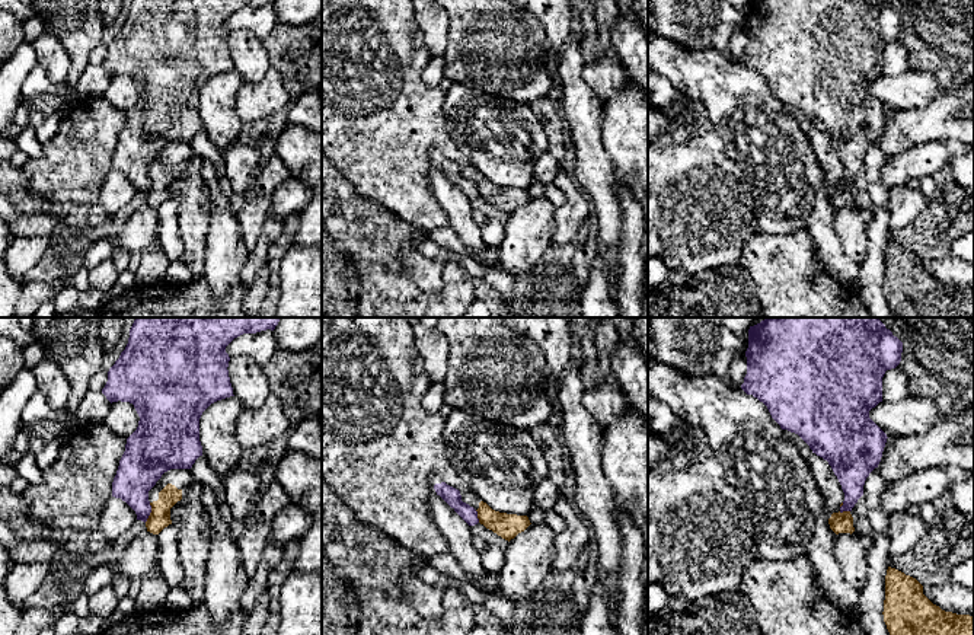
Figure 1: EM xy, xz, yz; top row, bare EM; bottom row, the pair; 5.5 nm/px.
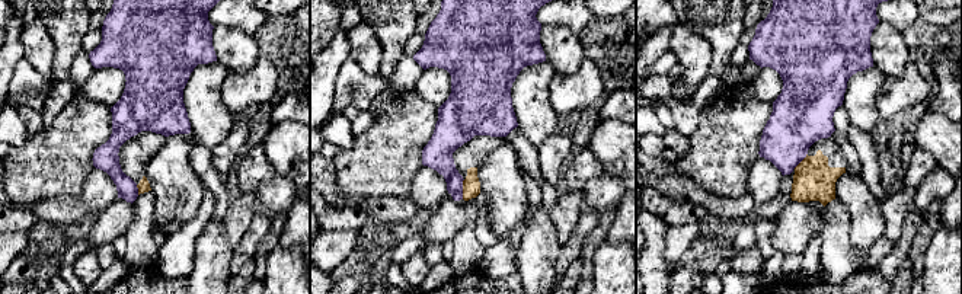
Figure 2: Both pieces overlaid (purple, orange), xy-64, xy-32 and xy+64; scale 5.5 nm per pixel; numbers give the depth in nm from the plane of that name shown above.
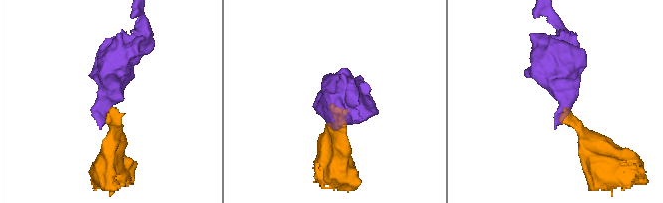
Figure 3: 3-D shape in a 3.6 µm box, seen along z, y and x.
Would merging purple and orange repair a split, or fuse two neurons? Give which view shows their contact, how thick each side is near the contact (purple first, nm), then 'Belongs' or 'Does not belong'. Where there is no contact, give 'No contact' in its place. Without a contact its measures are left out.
Touches purple in xy. Thickness 240 nm (purple) against 120 nm. Does not belong

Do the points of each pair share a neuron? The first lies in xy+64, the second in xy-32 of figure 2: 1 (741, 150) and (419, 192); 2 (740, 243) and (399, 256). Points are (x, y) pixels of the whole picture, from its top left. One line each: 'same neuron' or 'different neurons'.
1: different neurons
2: same neuron

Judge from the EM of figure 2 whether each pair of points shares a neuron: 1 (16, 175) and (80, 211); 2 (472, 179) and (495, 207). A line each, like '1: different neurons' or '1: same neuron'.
1: different neurons
2: different neurons

